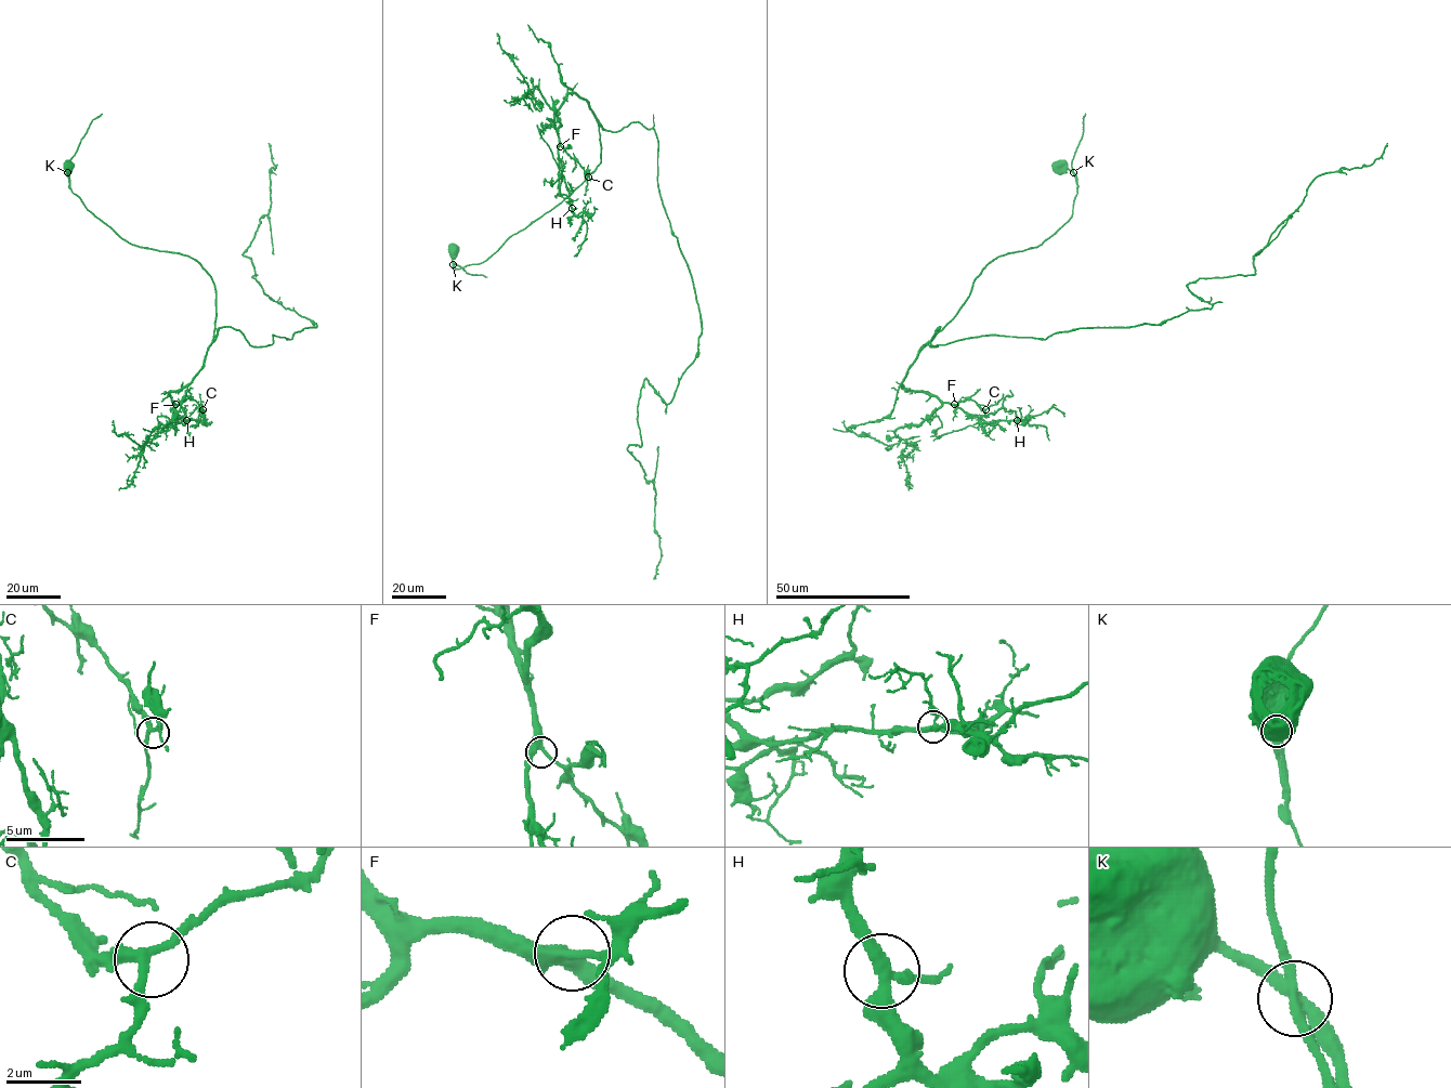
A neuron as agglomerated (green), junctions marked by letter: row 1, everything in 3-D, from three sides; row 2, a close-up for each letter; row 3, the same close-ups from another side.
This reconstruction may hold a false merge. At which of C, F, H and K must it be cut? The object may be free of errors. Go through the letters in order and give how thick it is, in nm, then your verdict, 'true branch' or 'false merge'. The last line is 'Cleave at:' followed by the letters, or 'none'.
C: 240 nm | true branch
F: 320 nm | true branch
H: 320 nm | true branch
K: 320 nm | false merge
Cleave at: K

